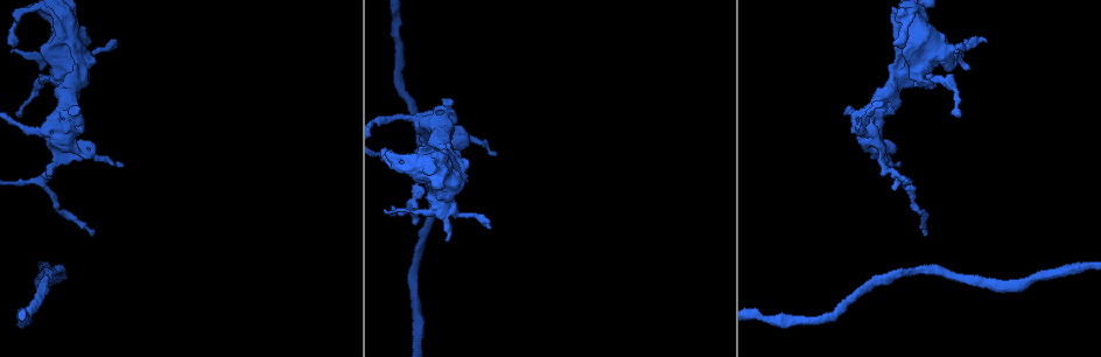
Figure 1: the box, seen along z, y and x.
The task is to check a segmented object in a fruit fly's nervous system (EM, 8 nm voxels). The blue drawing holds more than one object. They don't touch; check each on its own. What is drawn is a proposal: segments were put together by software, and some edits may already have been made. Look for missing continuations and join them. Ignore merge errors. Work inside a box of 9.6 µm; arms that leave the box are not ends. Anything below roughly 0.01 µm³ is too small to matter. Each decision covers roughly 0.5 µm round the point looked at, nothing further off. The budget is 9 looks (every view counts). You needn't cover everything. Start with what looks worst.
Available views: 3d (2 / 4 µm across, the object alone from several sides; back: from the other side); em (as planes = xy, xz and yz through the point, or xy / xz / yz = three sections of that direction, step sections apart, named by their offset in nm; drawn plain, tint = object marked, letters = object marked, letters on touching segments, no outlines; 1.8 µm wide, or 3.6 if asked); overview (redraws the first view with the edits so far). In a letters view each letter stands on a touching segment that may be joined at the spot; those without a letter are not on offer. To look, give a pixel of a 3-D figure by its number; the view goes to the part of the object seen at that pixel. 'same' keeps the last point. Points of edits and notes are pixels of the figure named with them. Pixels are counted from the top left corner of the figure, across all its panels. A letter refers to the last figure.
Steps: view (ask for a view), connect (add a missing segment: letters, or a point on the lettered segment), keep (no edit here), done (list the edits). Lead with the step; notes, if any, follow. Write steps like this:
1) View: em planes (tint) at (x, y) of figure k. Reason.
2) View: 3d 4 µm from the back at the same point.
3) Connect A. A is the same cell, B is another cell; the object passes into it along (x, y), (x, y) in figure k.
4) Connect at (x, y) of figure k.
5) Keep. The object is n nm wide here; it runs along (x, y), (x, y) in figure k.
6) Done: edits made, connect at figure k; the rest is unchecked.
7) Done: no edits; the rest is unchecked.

View: 3d 4 µm from the back at (467, 137) of figure 1. Sharp bend.

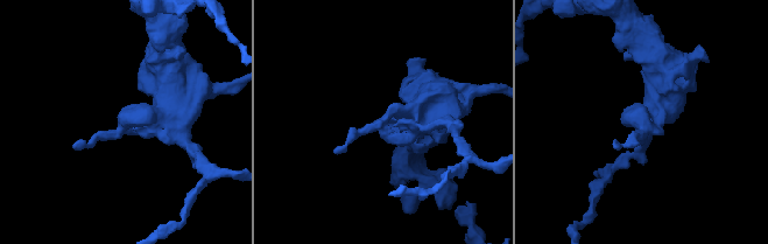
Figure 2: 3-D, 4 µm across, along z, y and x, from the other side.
View: em planes (tint) at (386, 119) of figure 2. Shape alone is not enough.

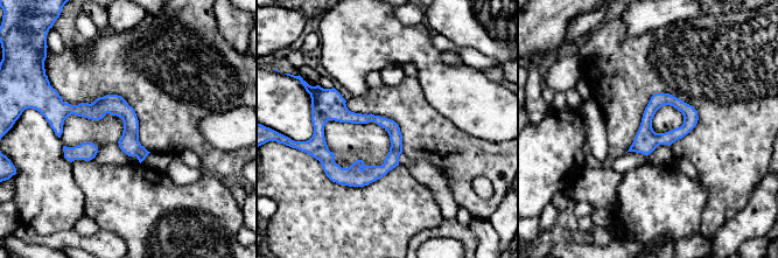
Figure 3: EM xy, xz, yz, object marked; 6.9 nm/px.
View: em planes (letters) at the same point.

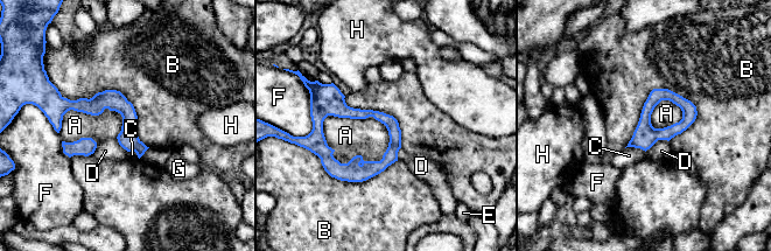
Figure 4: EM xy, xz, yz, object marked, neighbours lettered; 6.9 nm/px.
Keep. A, B, C, D, E, F, G and H are other cells; a border runs along (366, 117), (324, 119), (341, 164) in figure 4; none of them fits.

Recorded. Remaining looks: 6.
View: em yz step 4 (tint) at (960, 51) of figure 1. Thick turns thin.

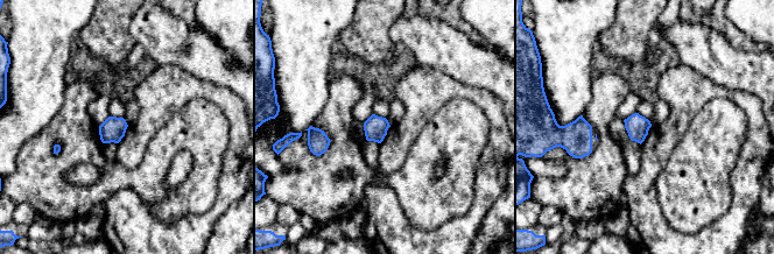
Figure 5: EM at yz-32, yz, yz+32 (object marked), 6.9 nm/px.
View: em planes (letters) at the same point.

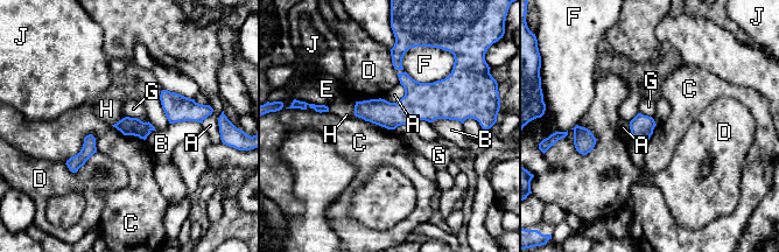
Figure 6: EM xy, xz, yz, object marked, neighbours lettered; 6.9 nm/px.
Keep. The longest contact is with F, 360 nm; A, B, C, D, E, F, G, H and J are other cells; a border runs along (355, 102), (356, 116), (387, 130) in figure 6; none of them fits.

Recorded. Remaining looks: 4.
View: em planes (letters) at (19, 117) of figure 1. Tapers out.

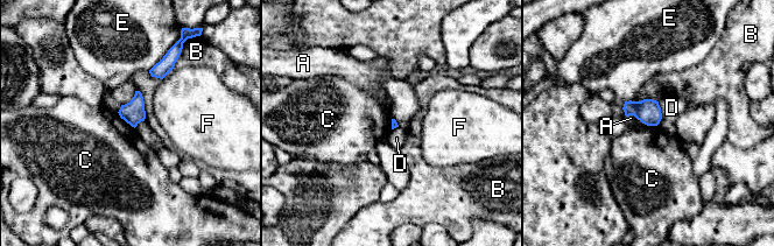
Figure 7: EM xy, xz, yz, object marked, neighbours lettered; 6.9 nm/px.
Keep. The longest contact is with B, 220 nm; A, B, C, D, E and F are other cells; a border runs along (117, 112), (134, 128) in figure 7; none of them fits.

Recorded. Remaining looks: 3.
Done: no edits; the rest is unchecked.

